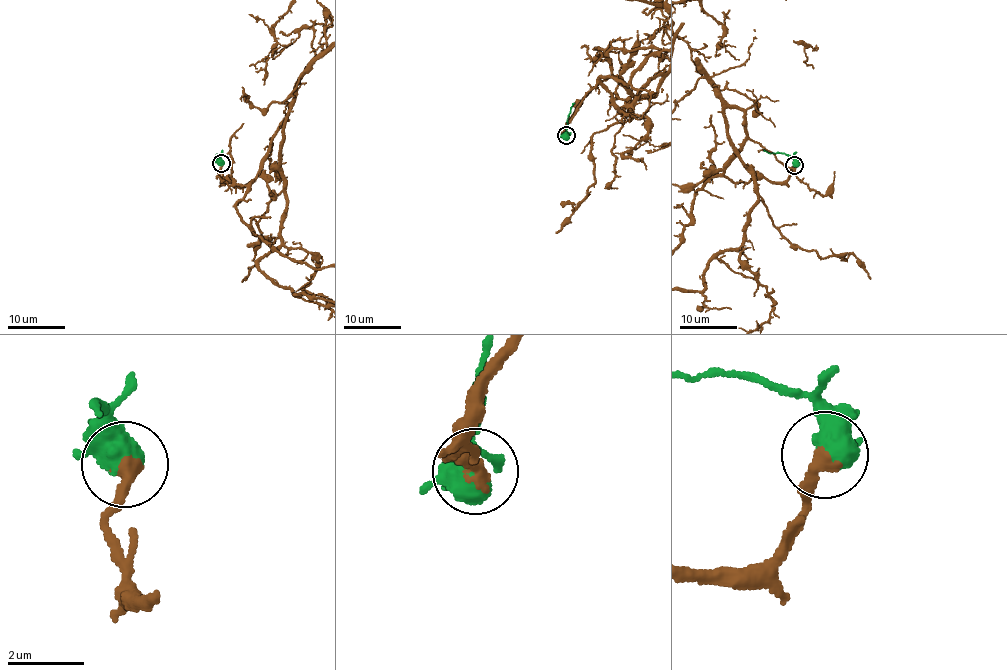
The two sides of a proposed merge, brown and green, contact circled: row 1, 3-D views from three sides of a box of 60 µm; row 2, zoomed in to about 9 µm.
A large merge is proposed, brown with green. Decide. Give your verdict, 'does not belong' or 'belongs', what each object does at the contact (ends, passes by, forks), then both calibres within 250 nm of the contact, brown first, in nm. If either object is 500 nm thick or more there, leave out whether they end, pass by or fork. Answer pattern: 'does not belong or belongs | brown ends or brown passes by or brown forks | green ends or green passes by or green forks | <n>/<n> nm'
belongs | 340/650 nm

